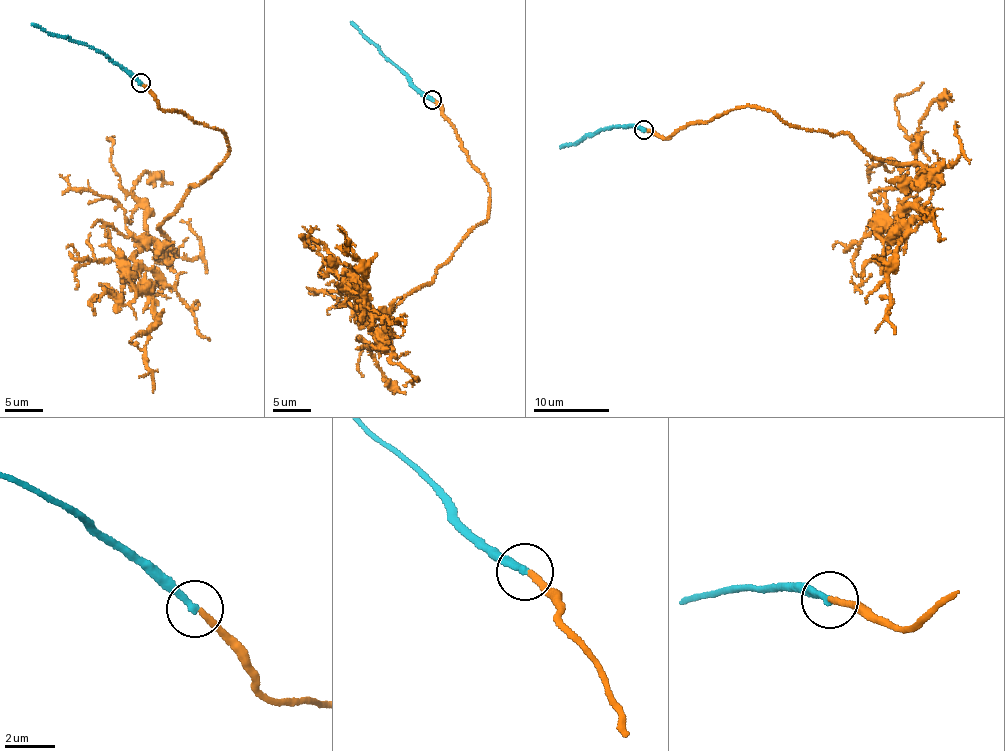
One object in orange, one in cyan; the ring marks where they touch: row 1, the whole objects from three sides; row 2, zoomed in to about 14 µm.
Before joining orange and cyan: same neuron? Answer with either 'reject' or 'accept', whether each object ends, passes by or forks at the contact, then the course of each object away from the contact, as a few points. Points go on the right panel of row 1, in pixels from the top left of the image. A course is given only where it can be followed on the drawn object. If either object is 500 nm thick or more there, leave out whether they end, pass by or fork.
accept; orange ends there; cyan ends there; orange runs (643, 128), (666, 138), (756, 105), (849, 134), (885, 161), (915, 162), (889, 274), (896, 334); cyan runs (643, 129), (614, 126), (560, 146)

